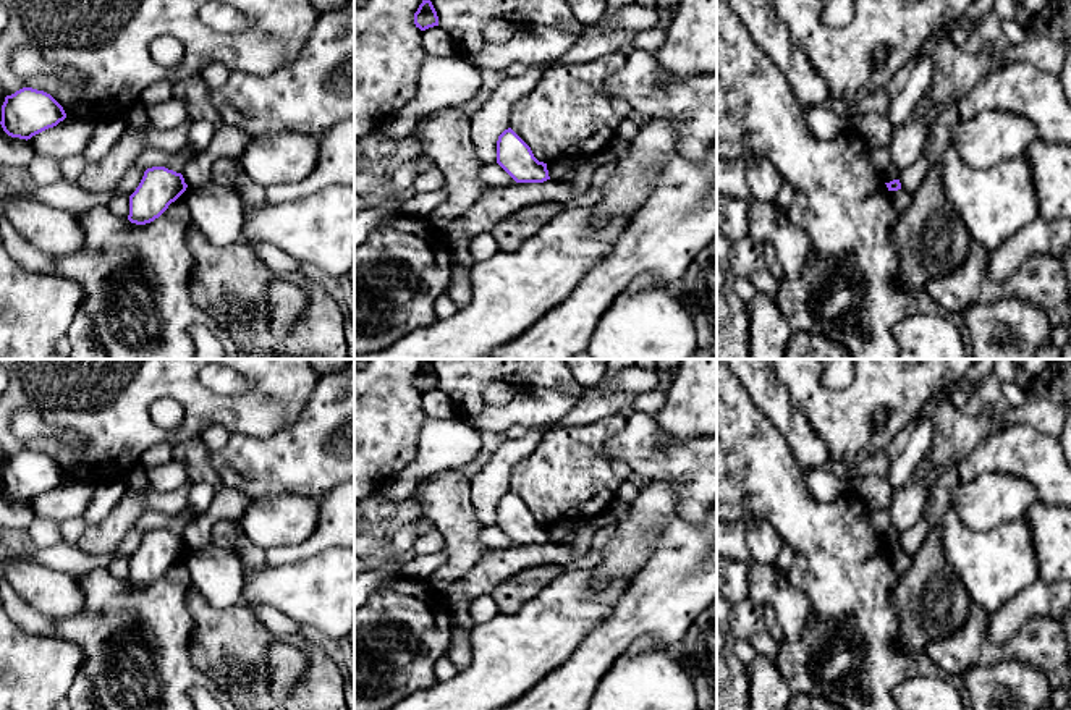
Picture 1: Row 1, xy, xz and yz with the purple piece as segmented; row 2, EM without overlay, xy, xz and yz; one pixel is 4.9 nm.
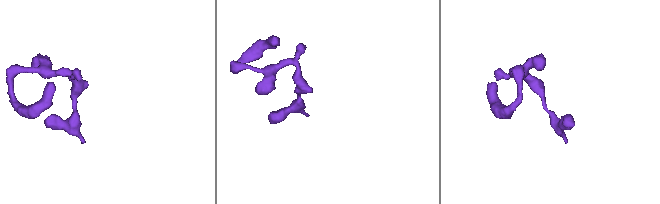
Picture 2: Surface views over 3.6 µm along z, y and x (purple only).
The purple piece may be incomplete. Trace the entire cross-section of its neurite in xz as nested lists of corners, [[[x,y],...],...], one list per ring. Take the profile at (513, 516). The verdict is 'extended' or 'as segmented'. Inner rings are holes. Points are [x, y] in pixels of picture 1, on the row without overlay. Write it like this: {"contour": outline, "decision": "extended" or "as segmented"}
{"contour": [[[511,490],[498,498],[497,526],[516,545],[544,545],[550,542],[547,526],[539,524],[531,509]]], "decision": "as segmented"}

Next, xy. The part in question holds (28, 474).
{"contour": [[[23,450],[5,459],[0,487],[8,498],[28,503],[65,480],[63,469],[50,456]]], "decision": "as segmented"}

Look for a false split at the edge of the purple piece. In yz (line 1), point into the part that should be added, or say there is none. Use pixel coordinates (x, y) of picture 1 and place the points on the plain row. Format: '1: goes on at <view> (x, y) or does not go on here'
1: does not go on here

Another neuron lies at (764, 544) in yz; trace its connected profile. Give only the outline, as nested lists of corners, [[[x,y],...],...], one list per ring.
[[[759,516],[743,519],[749,553],[756,563],[773,566],[783,548],[783,540],[772,524]]]

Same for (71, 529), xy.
[[[74,518],[74,519],[60,522],[61,542],[68,543],[70,547],[76,547],[79,537],[84,534],[87,527],[89,526],[83,518]]]

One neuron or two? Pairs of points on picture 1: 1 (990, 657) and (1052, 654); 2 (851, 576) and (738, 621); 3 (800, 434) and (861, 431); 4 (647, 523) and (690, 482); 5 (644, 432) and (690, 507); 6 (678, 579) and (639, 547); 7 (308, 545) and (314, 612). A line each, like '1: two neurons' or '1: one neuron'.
1: one neuron
2: two neurons
3: two neurons
4: two neurons
5: one neuron
6: two neurons
7: two neurons

